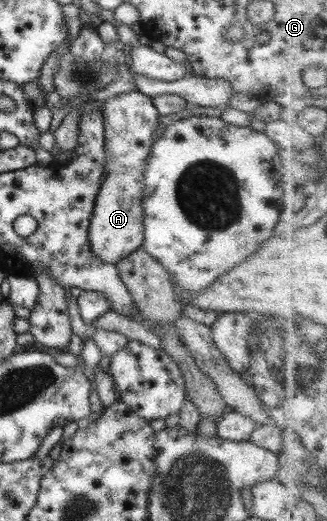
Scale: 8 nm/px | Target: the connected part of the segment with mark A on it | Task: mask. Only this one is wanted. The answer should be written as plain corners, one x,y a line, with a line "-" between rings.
139,92
120,93
100,103
103,120
104,157
106,176
99,185
87,231
89,252
102,263
115,265
134,249
143,238
141,179
145,159
152,147
158,113
150,98

